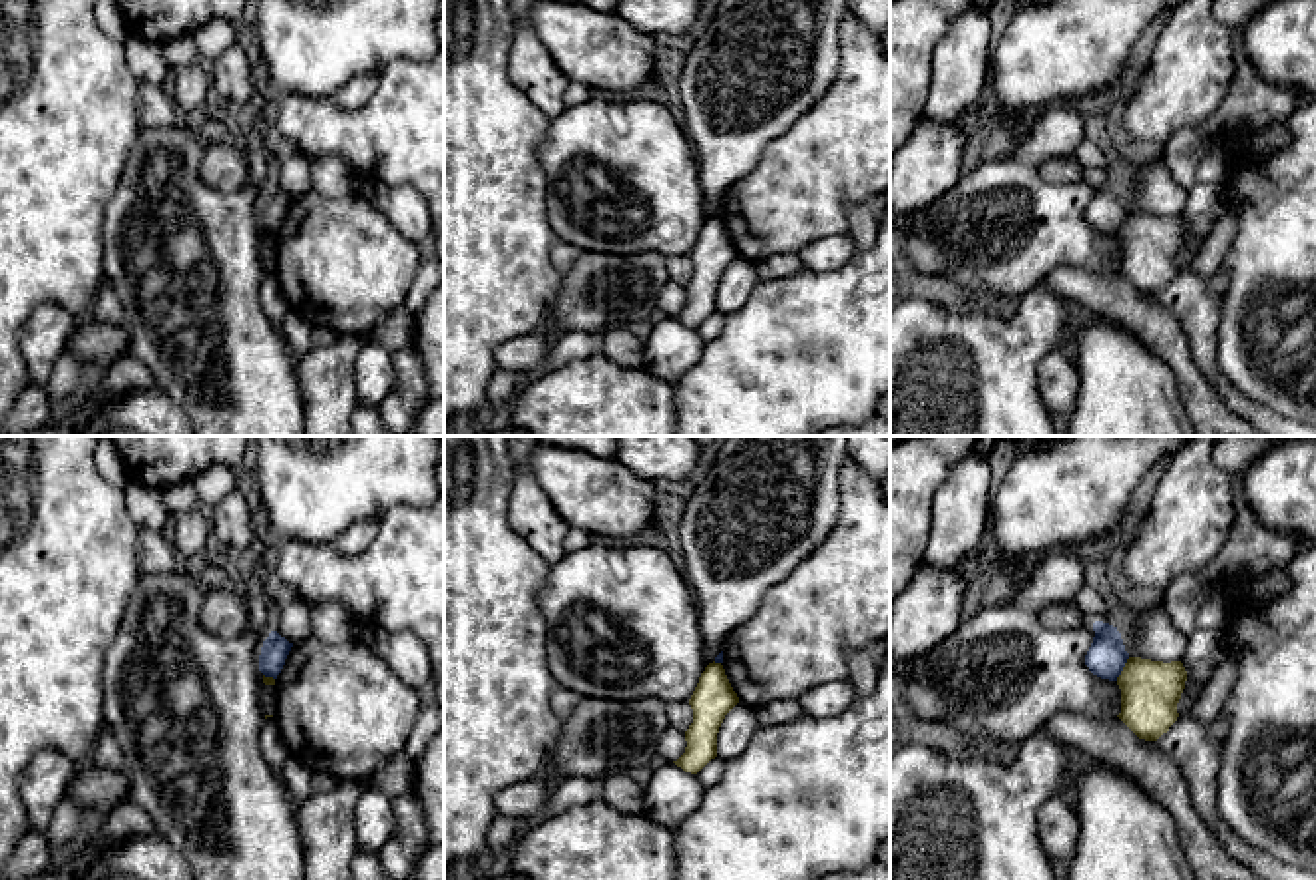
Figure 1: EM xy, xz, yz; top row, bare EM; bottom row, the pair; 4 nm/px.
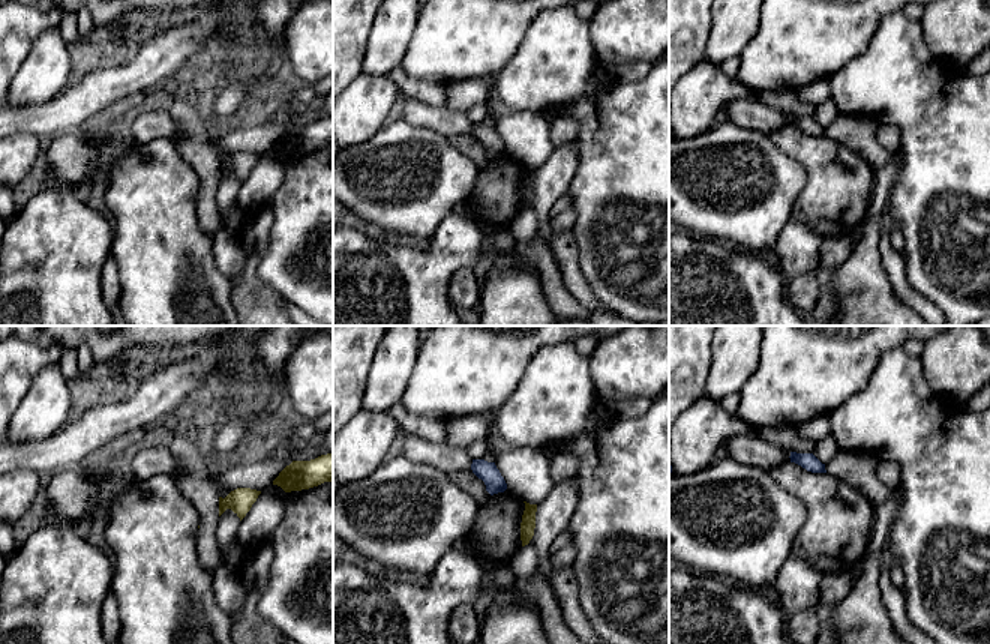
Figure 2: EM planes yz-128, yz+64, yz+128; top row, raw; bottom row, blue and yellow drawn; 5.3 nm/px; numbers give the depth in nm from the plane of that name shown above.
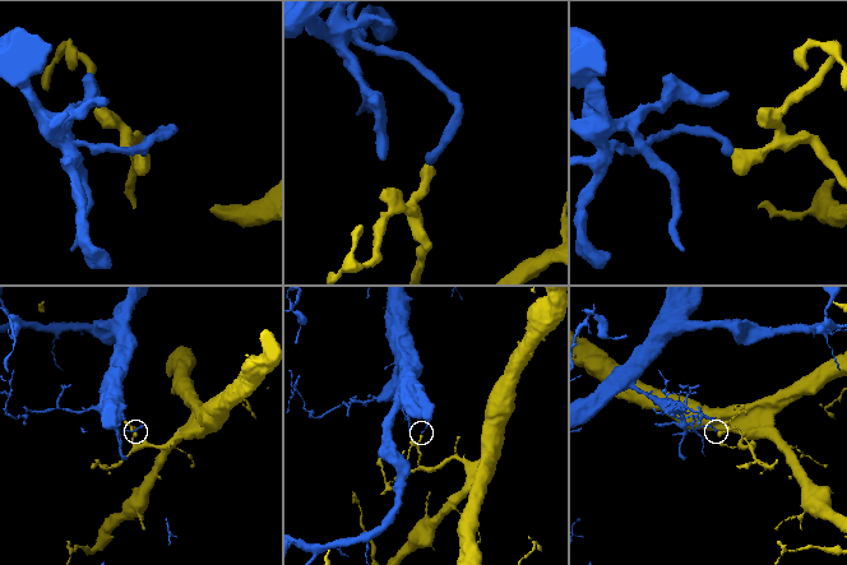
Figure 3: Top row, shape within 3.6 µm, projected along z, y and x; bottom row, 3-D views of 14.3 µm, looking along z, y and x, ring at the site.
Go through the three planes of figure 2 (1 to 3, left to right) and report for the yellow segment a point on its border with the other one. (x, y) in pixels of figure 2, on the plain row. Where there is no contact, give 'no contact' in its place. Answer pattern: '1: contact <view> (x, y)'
1: no contact
2: no contact
3: no contact

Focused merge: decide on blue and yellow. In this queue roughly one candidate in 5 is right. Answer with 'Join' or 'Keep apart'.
Keep apart

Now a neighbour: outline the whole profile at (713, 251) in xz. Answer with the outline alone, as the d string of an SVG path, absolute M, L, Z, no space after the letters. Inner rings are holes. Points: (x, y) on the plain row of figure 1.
M709 217L689 253L693 277L685 285L685 307L673 315L685 327L697 329L717 311L717 287L725 269L739 257L721 217Z

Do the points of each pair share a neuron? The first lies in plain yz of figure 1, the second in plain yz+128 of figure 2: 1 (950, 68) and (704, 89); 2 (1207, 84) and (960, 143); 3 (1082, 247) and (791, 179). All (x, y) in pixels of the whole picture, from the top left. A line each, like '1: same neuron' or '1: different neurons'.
1: different neurons
2: same neuron
3: same neuron

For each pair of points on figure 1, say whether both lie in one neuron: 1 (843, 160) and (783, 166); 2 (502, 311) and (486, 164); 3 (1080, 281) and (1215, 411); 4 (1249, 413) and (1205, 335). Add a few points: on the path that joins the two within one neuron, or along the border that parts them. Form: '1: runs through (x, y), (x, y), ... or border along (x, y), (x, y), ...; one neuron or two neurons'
1: runs through (829, 162), (823, 166), (797, 166); one neuron
2: runs through (486, 275), (486, 200); one neuron
3: runs through (1117, 299), (1177, 355), (1187, 373); one neuron
4: runs through (1229, 393), (1211, 373), (1205, 355); one neuron

